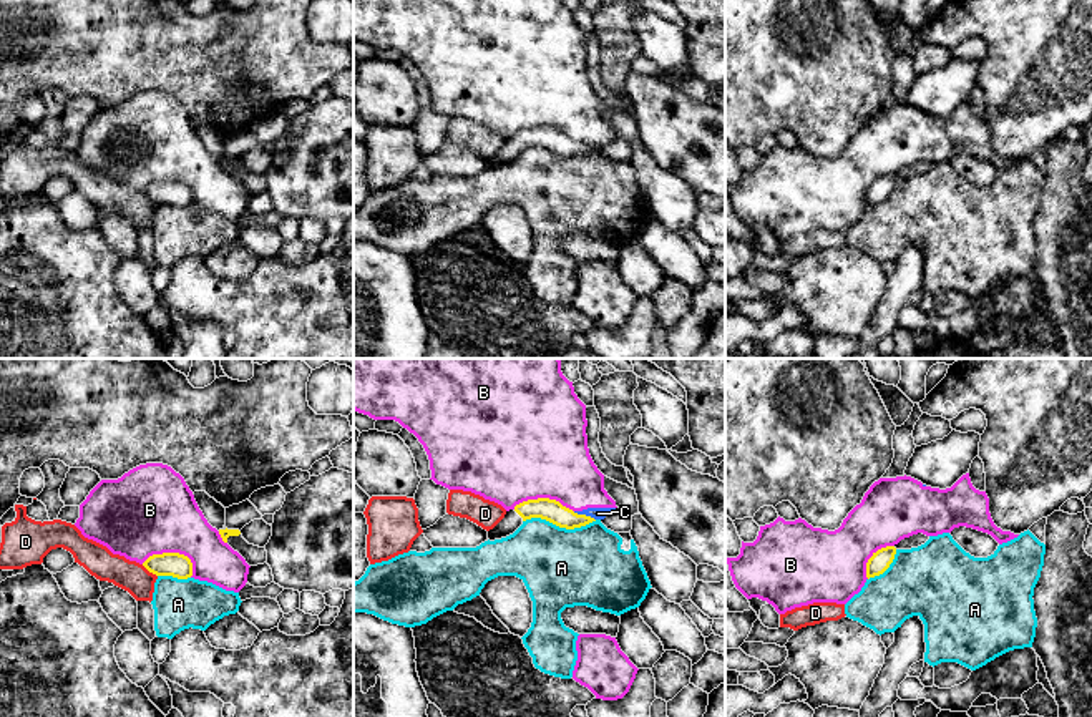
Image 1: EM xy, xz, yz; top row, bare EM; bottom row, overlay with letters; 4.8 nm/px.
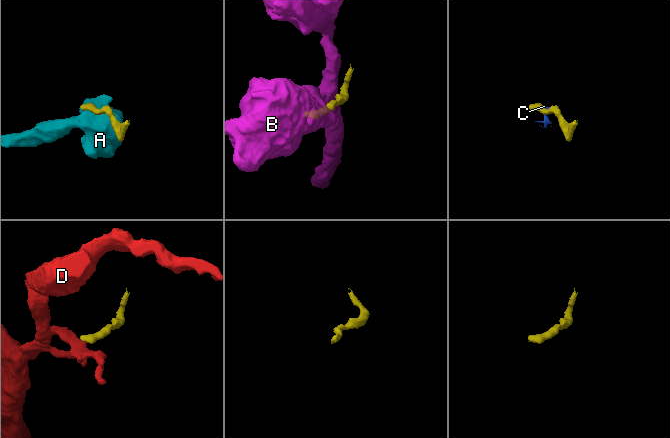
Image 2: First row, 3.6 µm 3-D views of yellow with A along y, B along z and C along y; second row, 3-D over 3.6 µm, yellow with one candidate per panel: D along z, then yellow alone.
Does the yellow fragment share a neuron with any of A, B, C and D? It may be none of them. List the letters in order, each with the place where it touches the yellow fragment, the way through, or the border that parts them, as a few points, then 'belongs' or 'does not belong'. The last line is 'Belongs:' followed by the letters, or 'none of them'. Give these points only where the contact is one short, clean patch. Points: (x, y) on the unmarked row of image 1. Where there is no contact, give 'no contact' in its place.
A: xz (560, 155) | along xz (596, 148), (573, 156), (560, 156), (540, 146), (523, 150) | does not belong
B: xy (173, 181) | does not belong
C: xz (584, 143) | along xz (573, 140), (589, 143), (594, 148) | does not belong
D: xy (150, 199) | along xy (141, 193), (156, 204) | does not belong
Belongs: none of them

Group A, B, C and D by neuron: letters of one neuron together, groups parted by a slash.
A / B C / D

